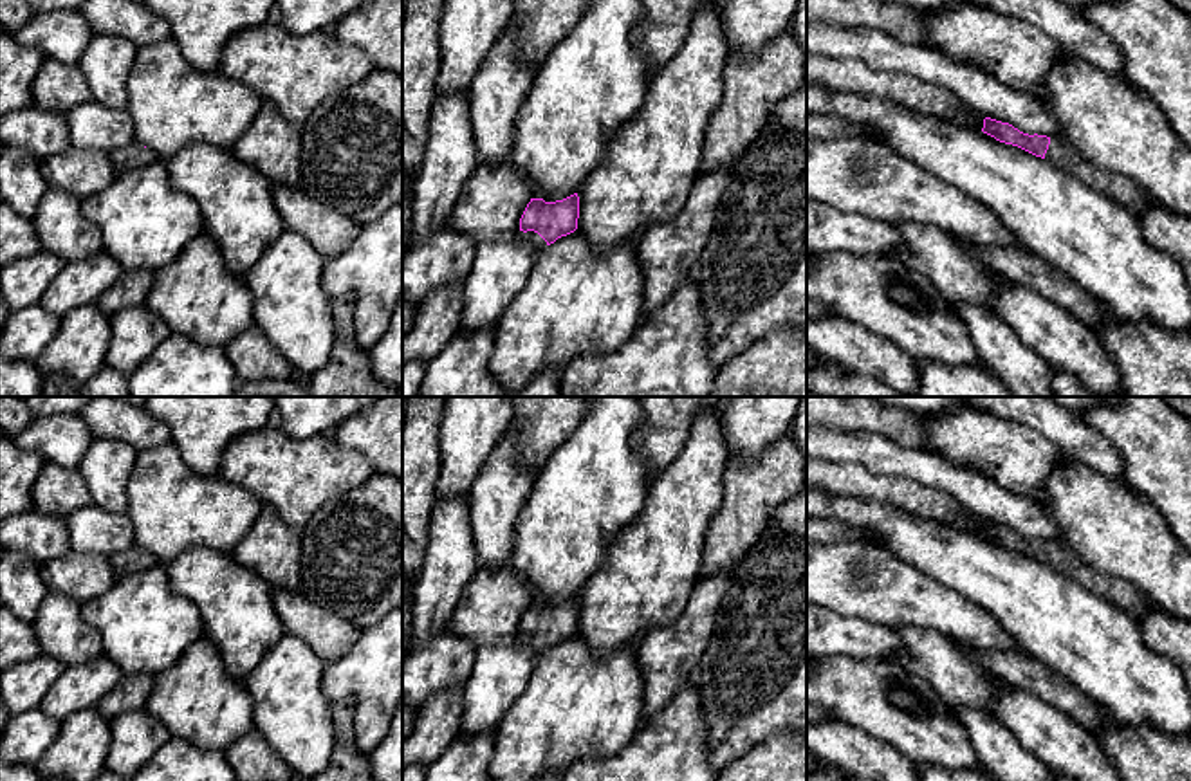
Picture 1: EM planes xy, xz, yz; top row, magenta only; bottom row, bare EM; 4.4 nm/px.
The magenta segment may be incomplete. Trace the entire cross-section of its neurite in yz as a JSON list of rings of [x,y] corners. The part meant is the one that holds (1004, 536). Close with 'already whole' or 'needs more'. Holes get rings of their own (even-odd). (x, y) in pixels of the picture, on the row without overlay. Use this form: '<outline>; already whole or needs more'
[[[991,521],[983,523],[982,536],[1000,547],[1018,550],[1036,561],[1048,565],[1056,572],[1070,577],[1088,592],[1124,610],[1135,619],[1144,619],[1155,606],[1153,601],[1140,590],[1117,575],[1094,568],[1057,541],[1038,538],[1029,539],[1009,527]]]; needs more

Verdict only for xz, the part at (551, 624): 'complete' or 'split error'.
split error

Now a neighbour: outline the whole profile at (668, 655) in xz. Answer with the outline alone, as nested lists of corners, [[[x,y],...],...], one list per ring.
[[[731,574],[698,579],[686,610],[668,626],[653,628],[639,644],[644,682],[641,725],[653,718],[686,684],[706,651]]]

